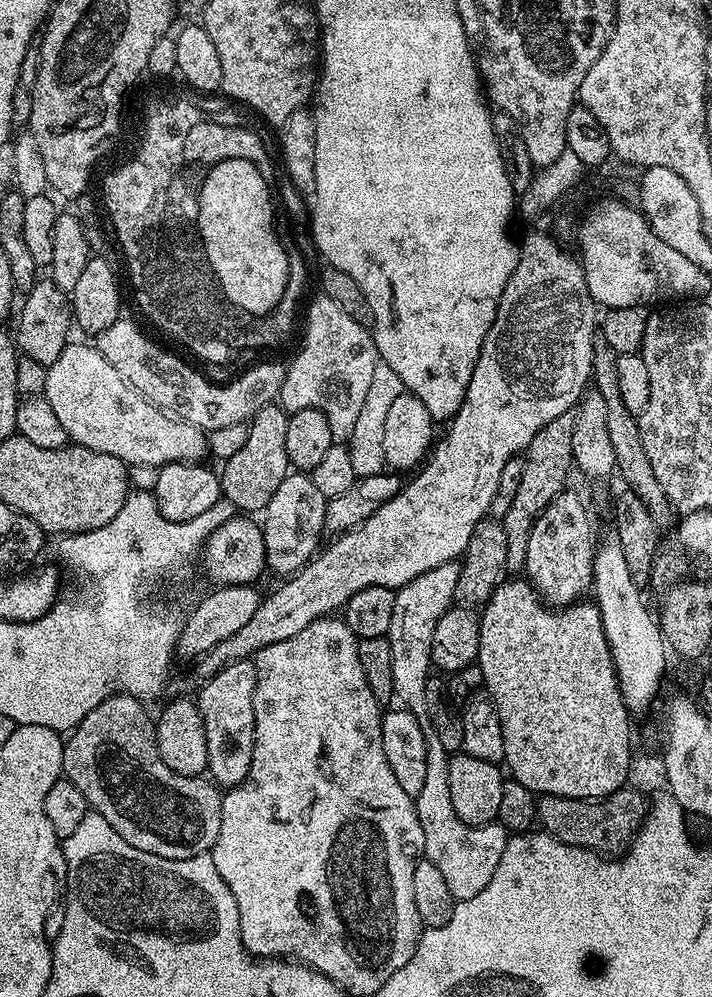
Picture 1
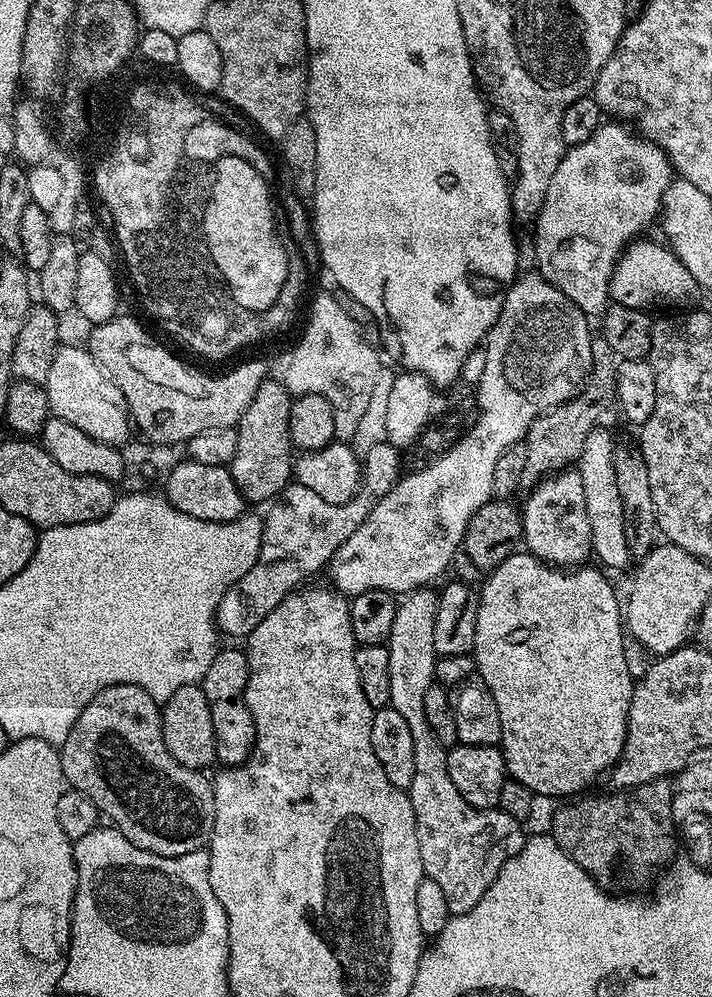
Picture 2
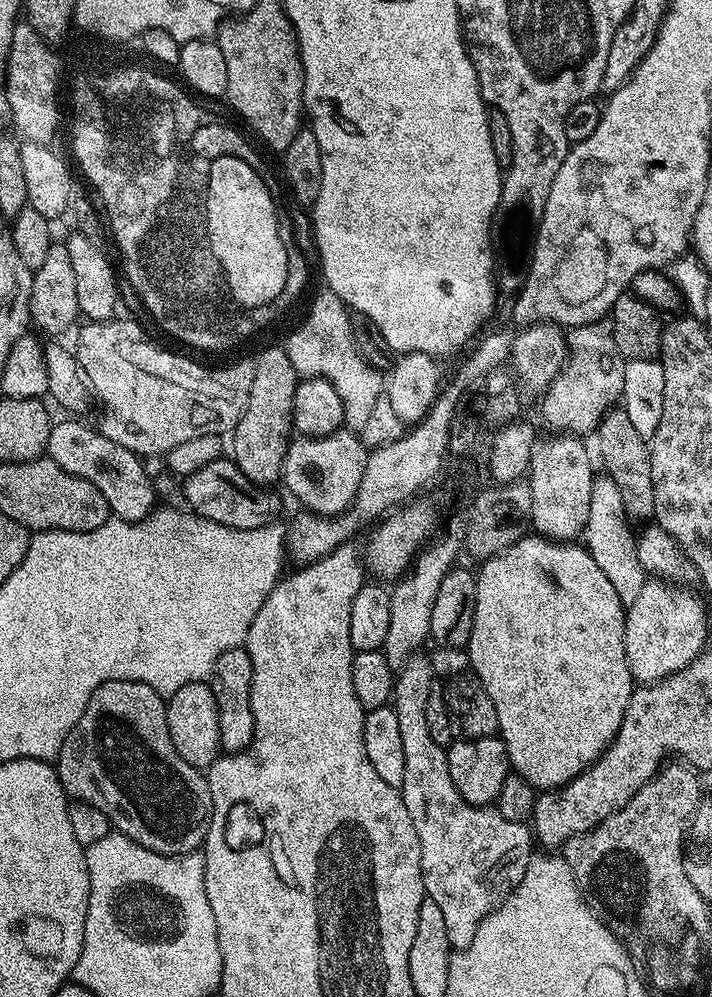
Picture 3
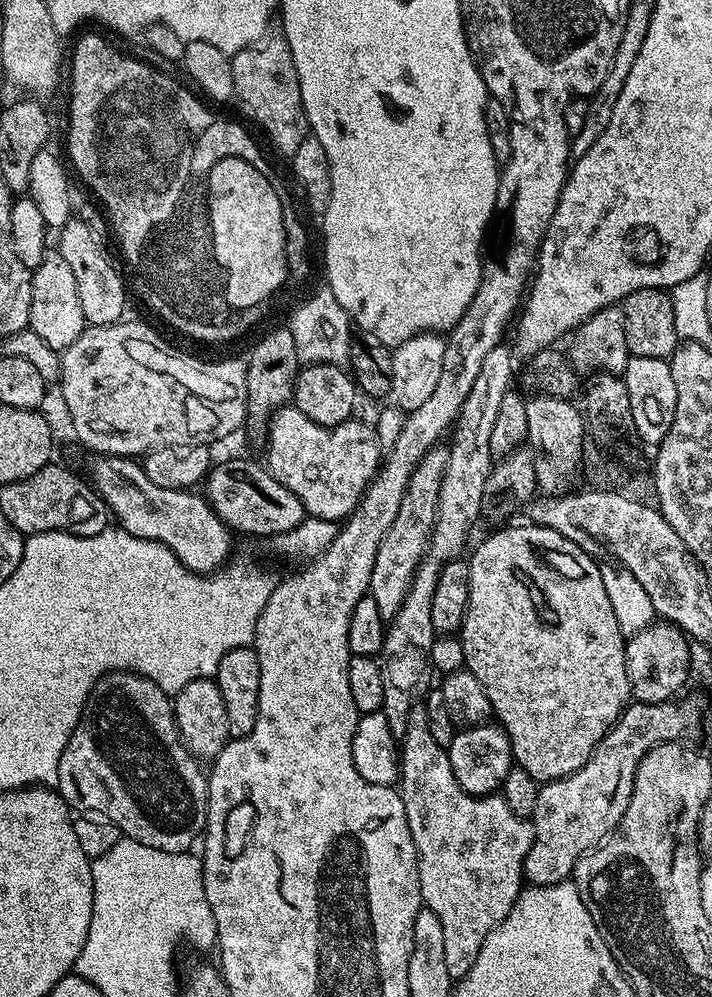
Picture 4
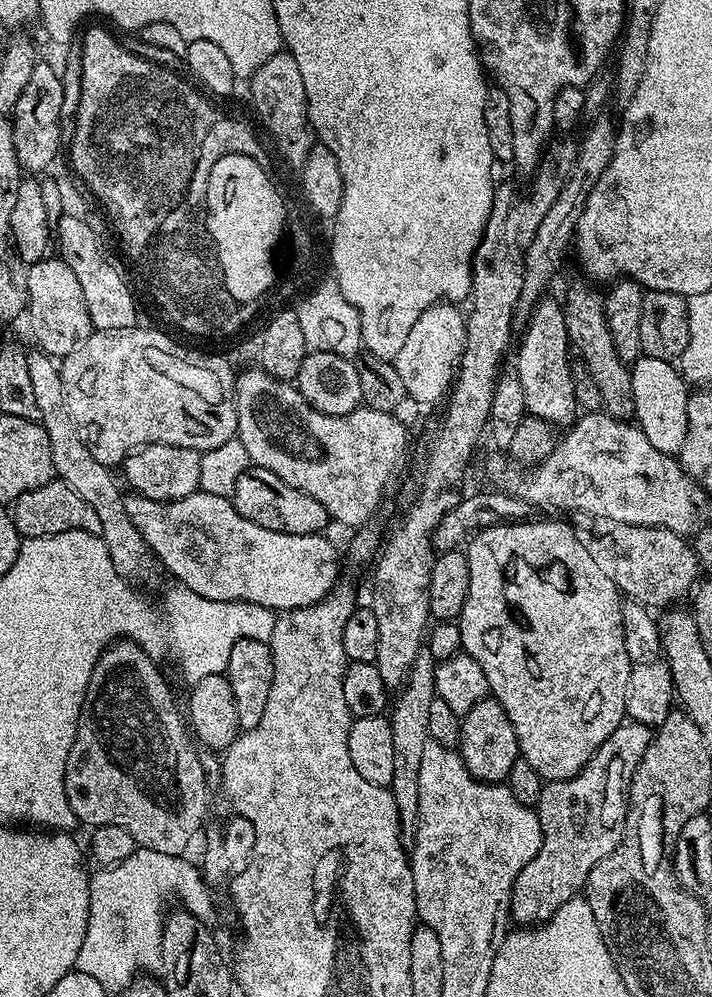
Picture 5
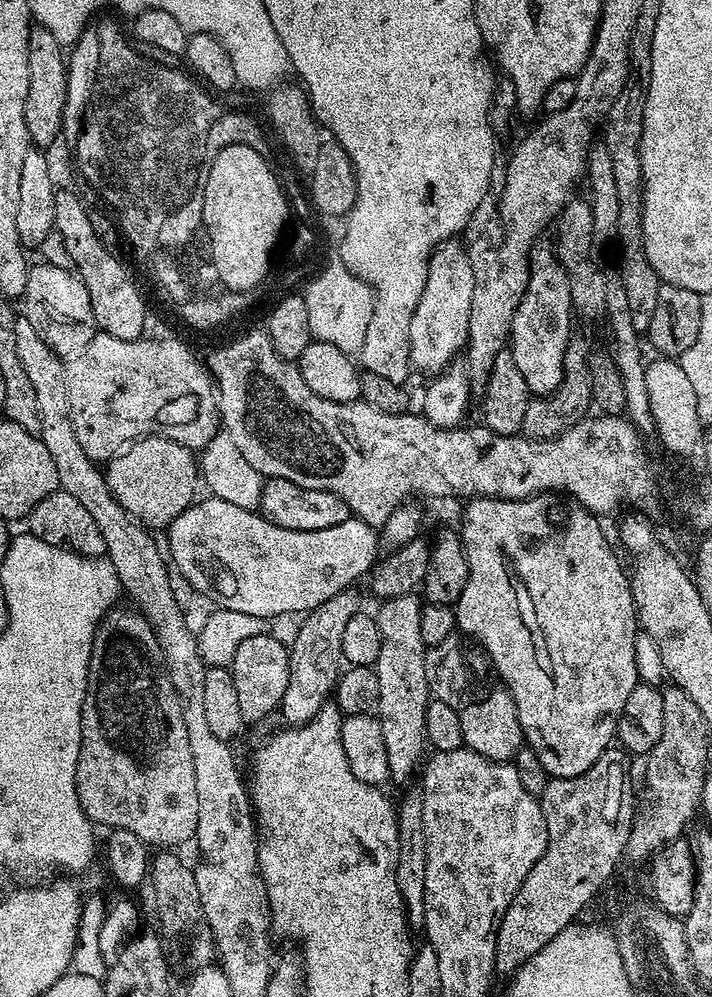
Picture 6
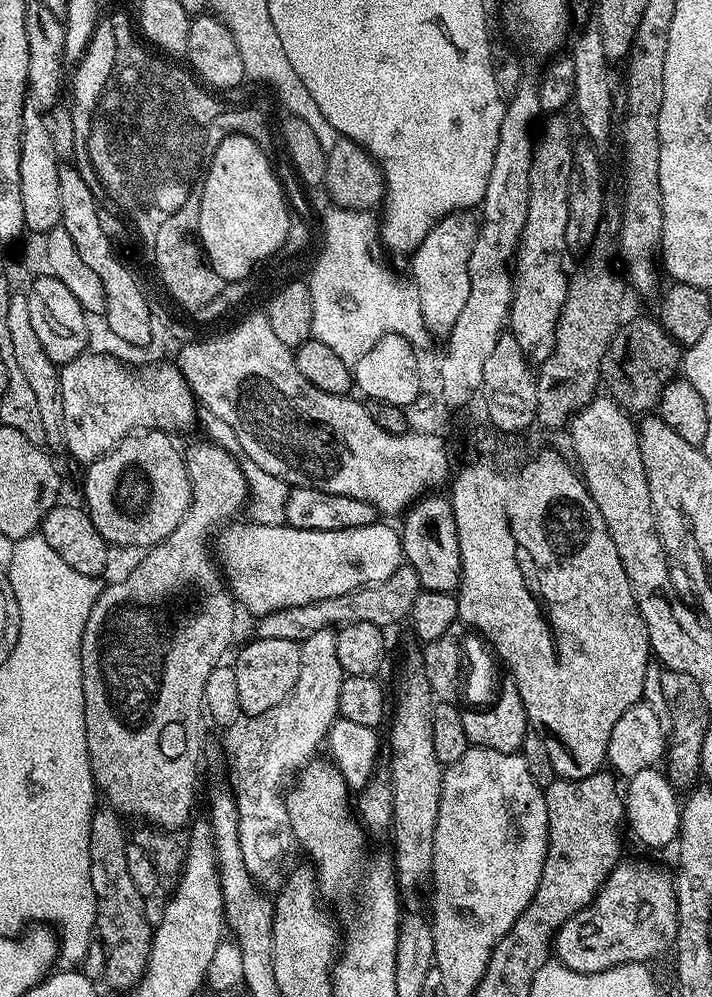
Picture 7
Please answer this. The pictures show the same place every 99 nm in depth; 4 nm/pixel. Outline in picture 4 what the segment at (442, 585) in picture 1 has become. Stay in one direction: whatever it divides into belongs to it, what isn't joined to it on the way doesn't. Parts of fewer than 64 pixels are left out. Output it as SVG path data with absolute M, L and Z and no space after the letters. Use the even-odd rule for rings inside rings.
M417 706L410 714L408 728L404 731L398 746L400 750L398 791L402 802L406 806L406 822L410 822L410 834L414 838L414 846L418 854L420 899L423 907L434 910L434 914L438 914L438 922L442 922L442 935L446 942L446 970L450 970L453 981L458 981L461 980L463 976L468 975L470 966L474 966L474 962L478 958L478 950L482 950L482 942L486 942L488 935L504 921L506 914L510 914L514 902L520 897L522 885L525 883L524 859L529 850L532 849L532 825L525 817L514 814L514 810L510 810L510 806L506 806L503 796L499 794L472 796L466 790L462 790L462 786L458 786L458 778L454 778L454 770L450 770L448 750L442 746L438 746L438 742L434 742L434 734L430 734L428 715L423 706Z

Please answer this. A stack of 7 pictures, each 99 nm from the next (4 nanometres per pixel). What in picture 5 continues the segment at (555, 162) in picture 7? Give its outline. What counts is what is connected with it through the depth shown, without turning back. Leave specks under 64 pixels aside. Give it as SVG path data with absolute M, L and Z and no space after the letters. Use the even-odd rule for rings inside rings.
M541 298L532 309L532 317L522 330L520 349L516 352L514 371L522 382L522 394L526 398L527 415L542 418L553 426L568 426L578 412L576 403L576 380L568 365L568 335L564 306L559 299Z

